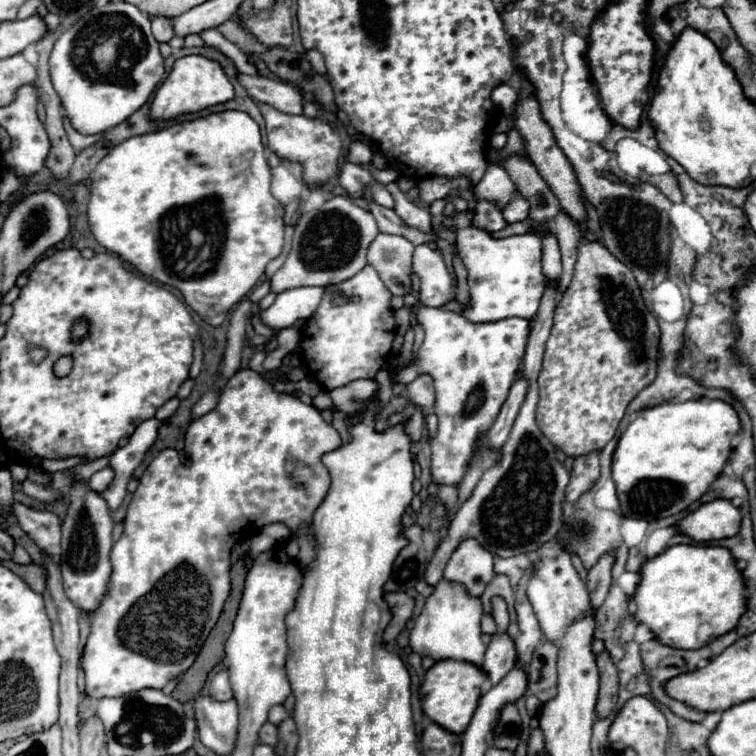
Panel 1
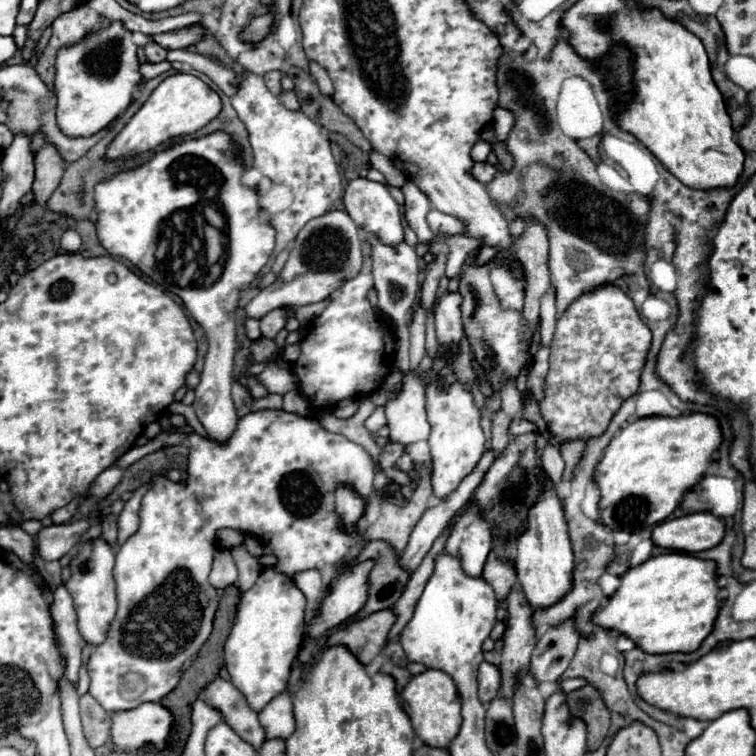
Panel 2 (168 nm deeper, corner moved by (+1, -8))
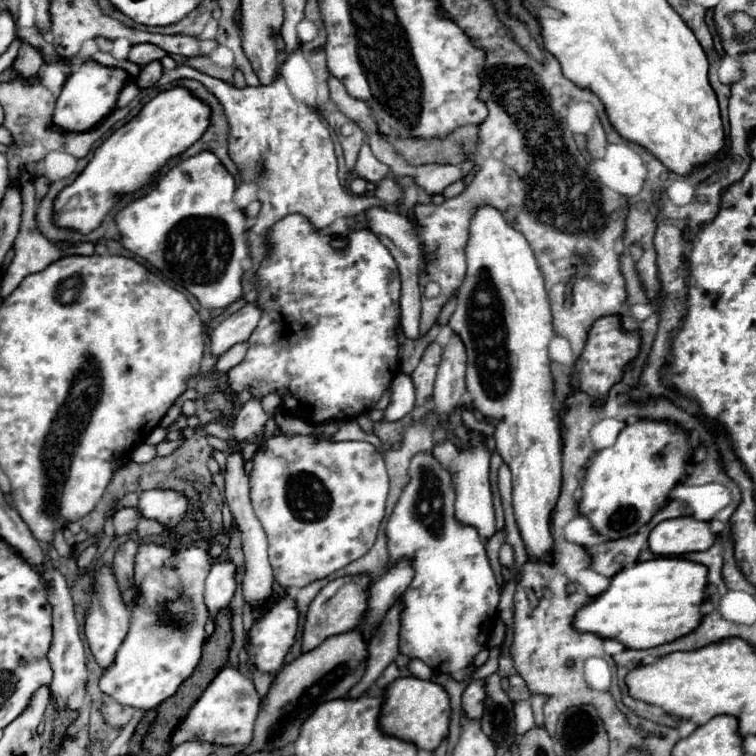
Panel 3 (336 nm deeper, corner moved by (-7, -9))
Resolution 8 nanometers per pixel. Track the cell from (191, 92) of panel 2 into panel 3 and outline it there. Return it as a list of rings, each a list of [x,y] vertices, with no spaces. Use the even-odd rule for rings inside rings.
[[[171,87],[153,97],[137,117],[119,127],[93,155],[77,179],[55,199],[55,223],[81,233],[93,231],[109,209],[117,193],[133,193],[145,187],[153,175],[175,155],[191,147],[211,123],[211,107],[185,87]]]

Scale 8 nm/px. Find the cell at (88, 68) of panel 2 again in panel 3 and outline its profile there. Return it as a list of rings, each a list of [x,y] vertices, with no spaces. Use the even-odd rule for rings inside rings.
[[[93,59],[85,61],[67,77],[67,83],[57,99],[55,113],[53,113],[55,125],[67,131],[89,131],[97,127],[115,111],[119,93],[123,91],[127,79],[129,73],[121,67],[105,67]]]

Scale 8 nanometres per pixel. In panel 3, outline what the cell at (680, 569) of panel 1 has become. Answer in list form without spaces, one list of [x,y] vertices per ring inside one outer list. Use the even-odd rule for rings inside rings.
[[[657,557],[635,563],[619,571],[605,593],[579,609],[573,625],[583,633],[589,631],[599,637],[617,639],[627,649],[651,649],[677,641],[693,633],[703,621],[701,605],[705,601],[707,573],[705,565],[679,557]]]

